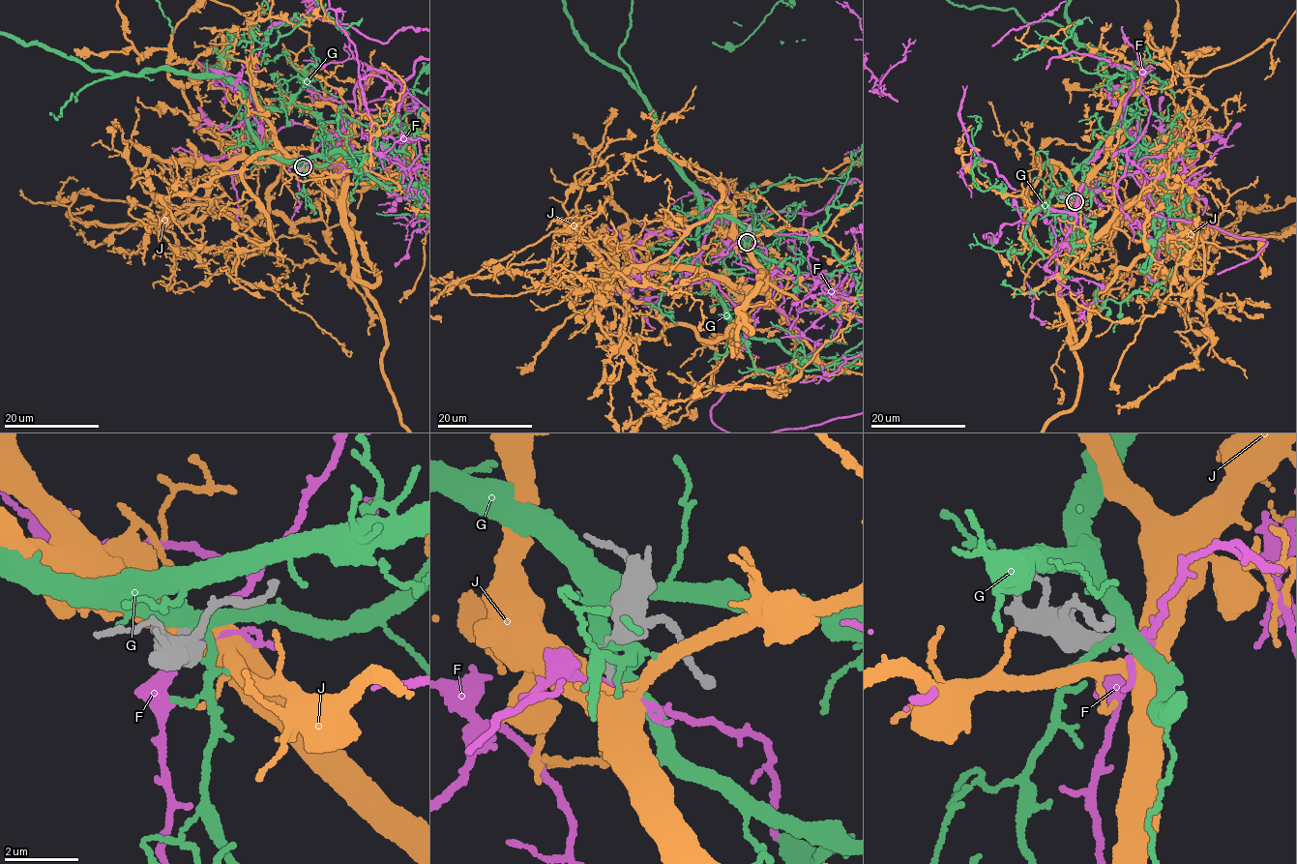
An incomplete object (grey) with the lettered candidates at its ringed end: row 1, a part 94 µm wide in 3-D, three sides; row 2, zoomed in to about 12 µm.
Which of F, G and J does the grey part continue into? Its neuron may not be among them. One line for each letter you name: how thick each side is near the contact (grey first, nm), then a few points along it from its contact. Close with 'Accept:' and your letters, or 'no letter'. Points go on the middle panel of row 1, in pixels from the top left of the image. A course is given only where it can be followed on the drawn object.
J: 240 nm thick on the grey side, 480 nm on the other
Accept: J

